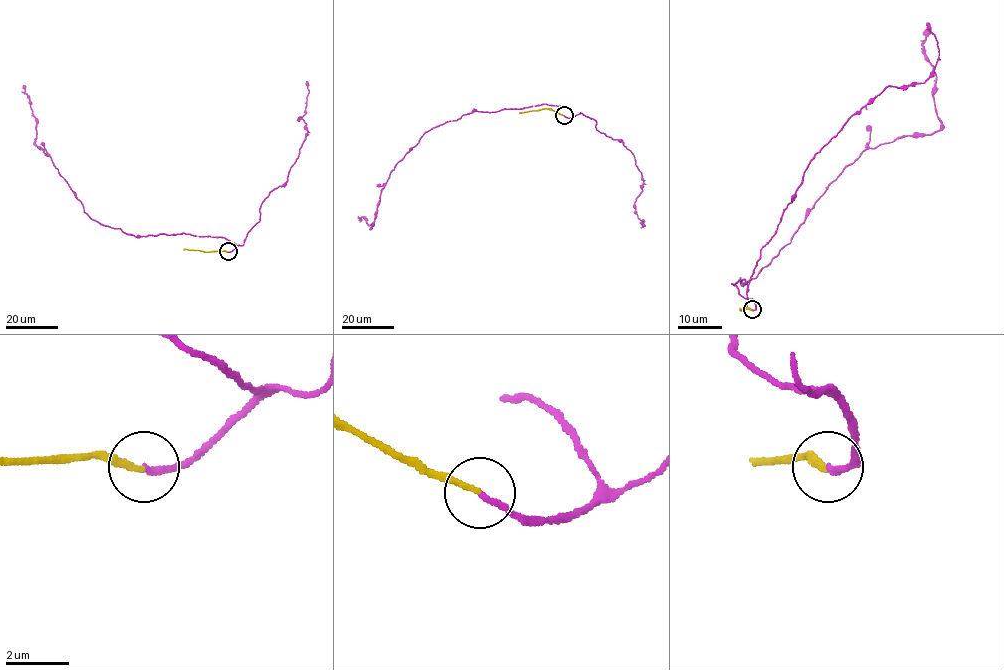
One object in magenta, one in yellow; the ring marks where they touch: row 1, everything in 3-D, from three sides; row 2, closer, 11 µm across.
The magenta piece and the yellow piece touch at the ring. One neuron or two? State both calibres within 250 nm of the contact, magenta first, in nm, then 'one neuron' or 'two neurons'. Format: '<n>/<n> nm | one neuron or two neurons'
200/170 nm | one neuron

